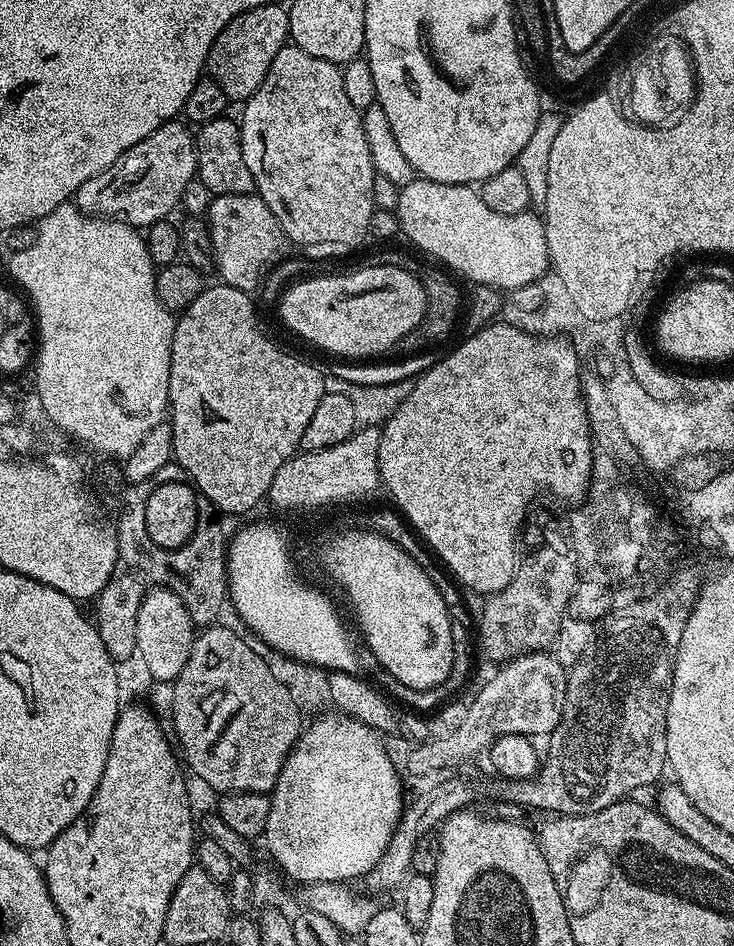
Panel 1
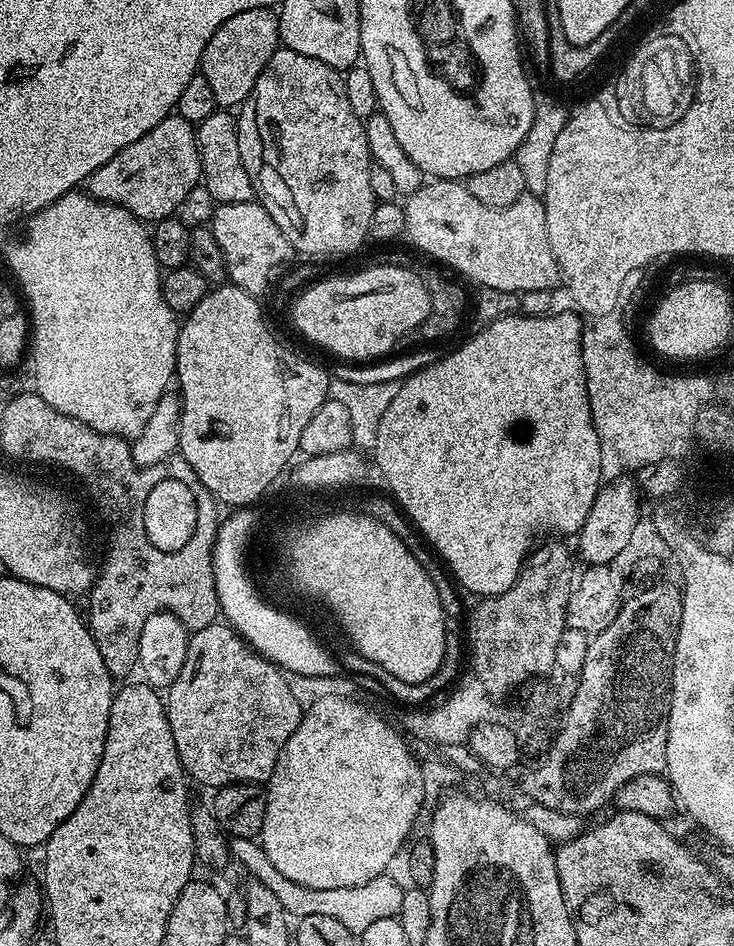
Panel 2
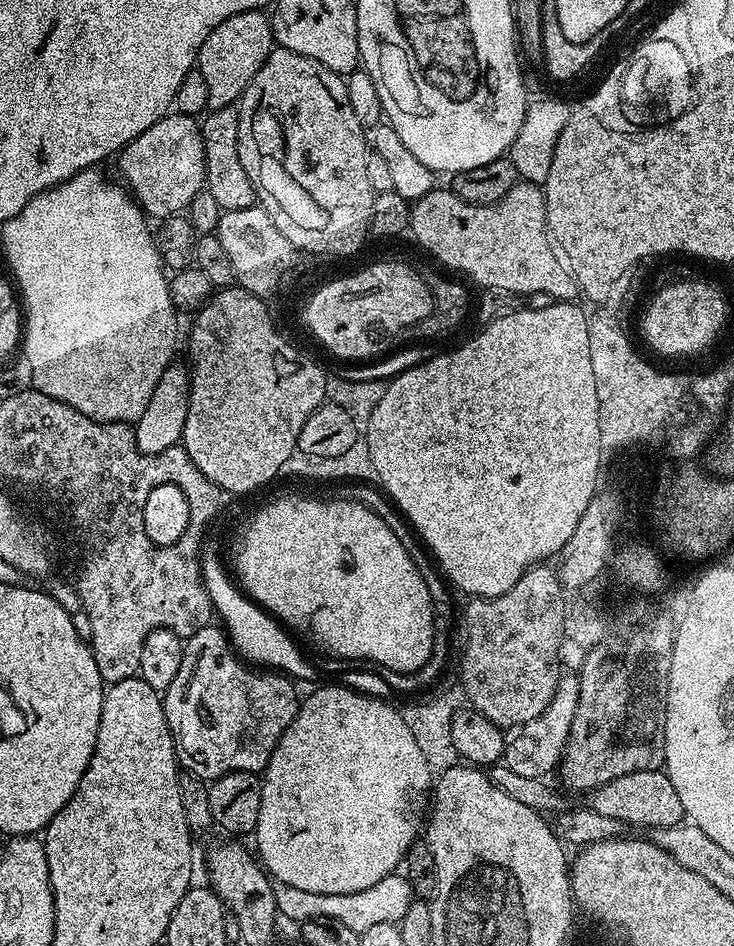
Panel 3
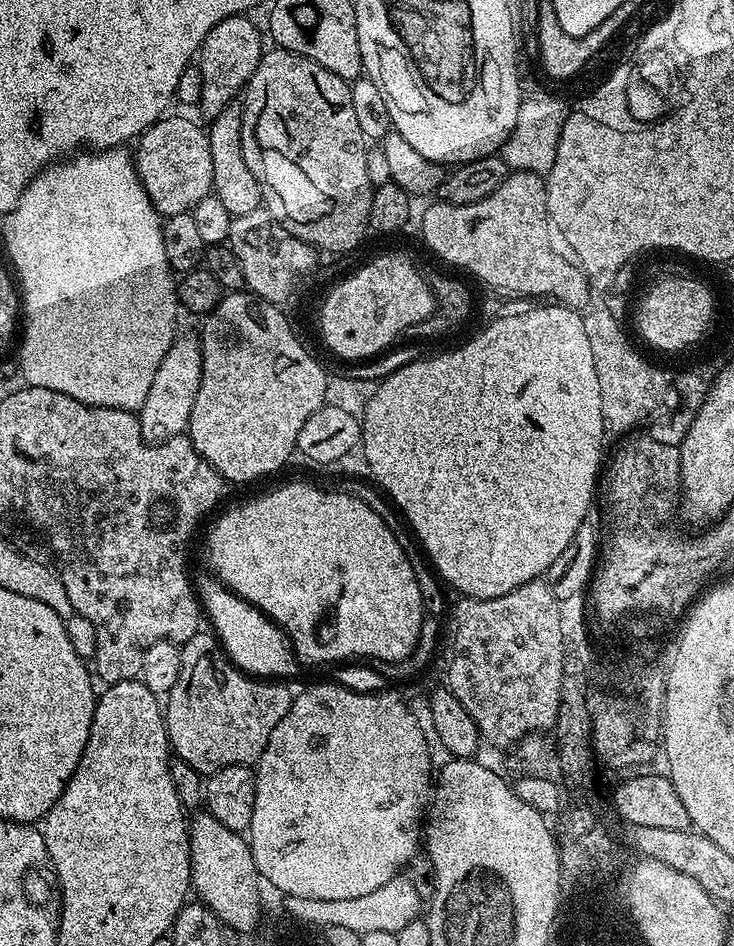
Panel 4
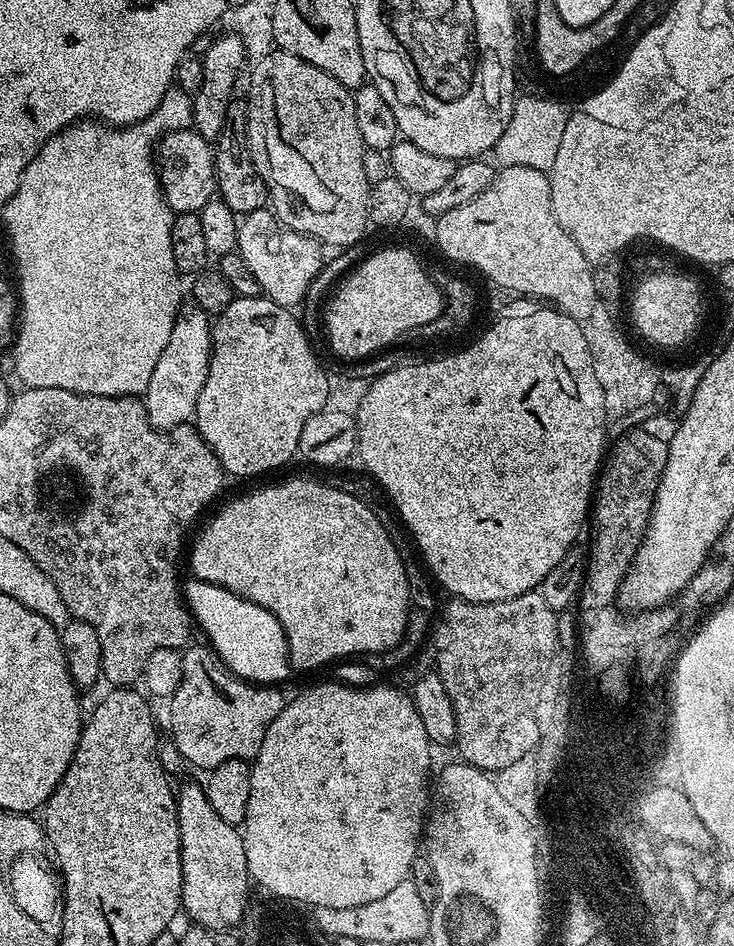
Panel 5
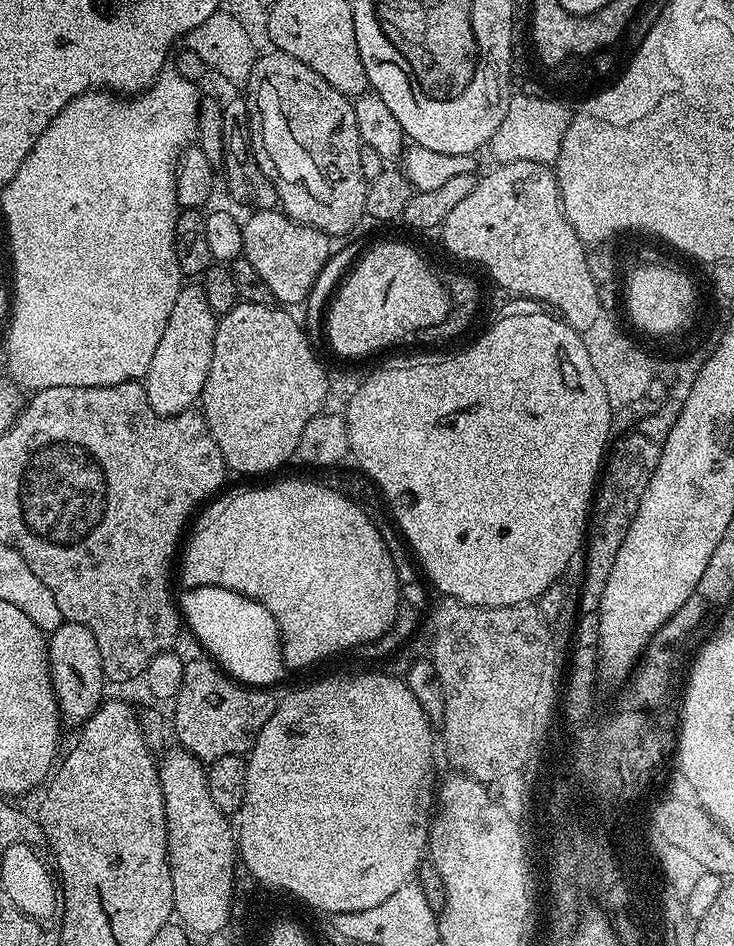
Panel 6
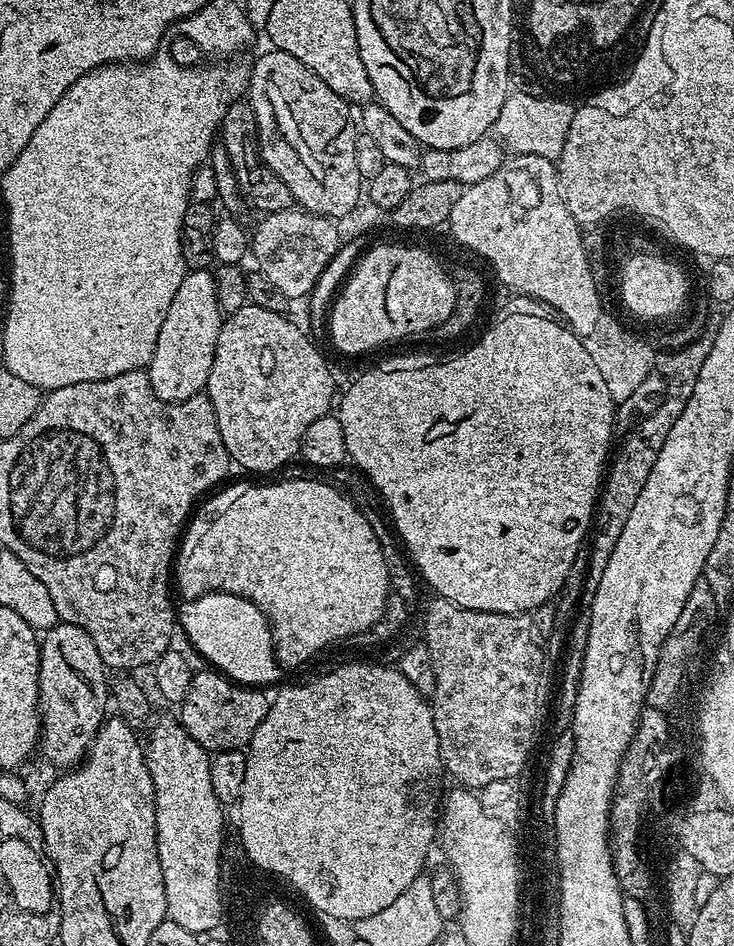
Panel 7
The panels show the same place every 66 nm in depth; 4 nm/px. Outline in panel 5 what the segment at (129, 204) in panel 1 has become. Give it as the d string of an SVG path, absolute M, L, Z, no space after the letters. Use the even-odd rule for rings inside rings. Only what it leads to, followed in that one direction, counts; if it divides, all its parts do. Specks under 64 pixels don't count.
M191 127L166 132L159 137L154 148L154 163L160 177L160 189L173 213L199 212L206 202L217 195L216 158L213 145L202 134L193 132Z

